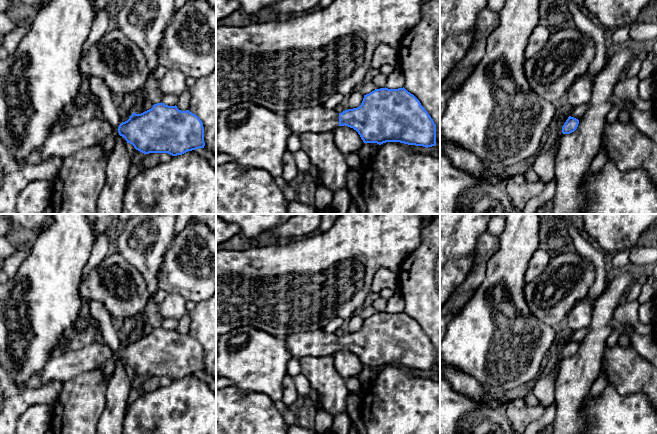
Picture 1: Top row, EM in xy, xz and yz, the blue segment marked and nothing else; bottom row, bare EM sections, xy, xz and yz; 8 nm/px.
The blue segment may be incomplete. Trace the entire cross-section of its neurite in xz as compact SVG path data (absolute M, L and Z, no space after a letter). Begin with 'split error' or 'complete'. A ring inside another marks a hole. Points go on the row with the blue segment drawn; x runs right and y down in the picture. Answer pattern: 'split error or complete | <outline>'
split error | M404 87L380 88L364 95L361 105L338 113L324 106L293 109L282 113L294 134L328 132L339 126L348 126L358 132L364 143L400 142L408 145L432 147L436 145L436 125L420 101Z

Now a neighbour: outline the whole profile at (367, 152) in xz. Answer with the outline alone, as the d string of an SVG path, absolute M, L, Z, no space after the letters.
M364 143L362 148L357 152L360 162L364 164L365 166L368 166L369 163L374 158L378 147L373 147L368 143Z

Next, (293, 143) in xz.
M293 133L287 140L287 151L295 154L299 150L301 150L299 135Z

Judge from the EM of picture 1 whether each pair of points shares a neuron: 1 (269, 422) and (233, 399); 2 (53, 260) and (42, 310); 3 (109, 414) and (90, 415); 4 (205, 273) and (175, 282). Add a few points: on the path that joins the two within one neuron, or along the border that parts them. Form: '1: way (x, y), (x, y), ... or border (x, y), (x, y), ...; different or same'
1: way (260, 422), (256, 422), (242, 408); same
2: way (52, 272), (43, 298); same
3: border (106, 391), (106, 405), (97, 423); different
4: way (198, 273), (184, 273), (182, 275); same

